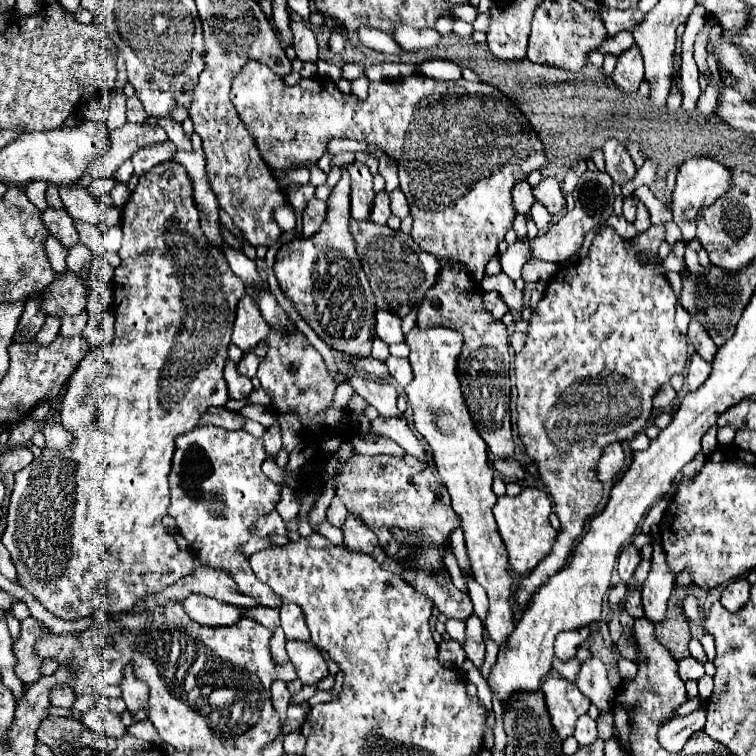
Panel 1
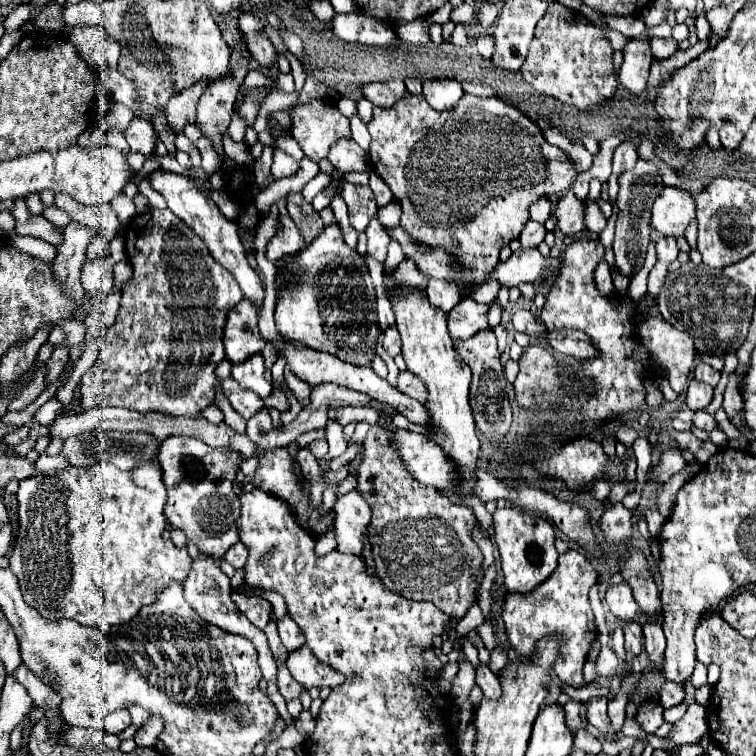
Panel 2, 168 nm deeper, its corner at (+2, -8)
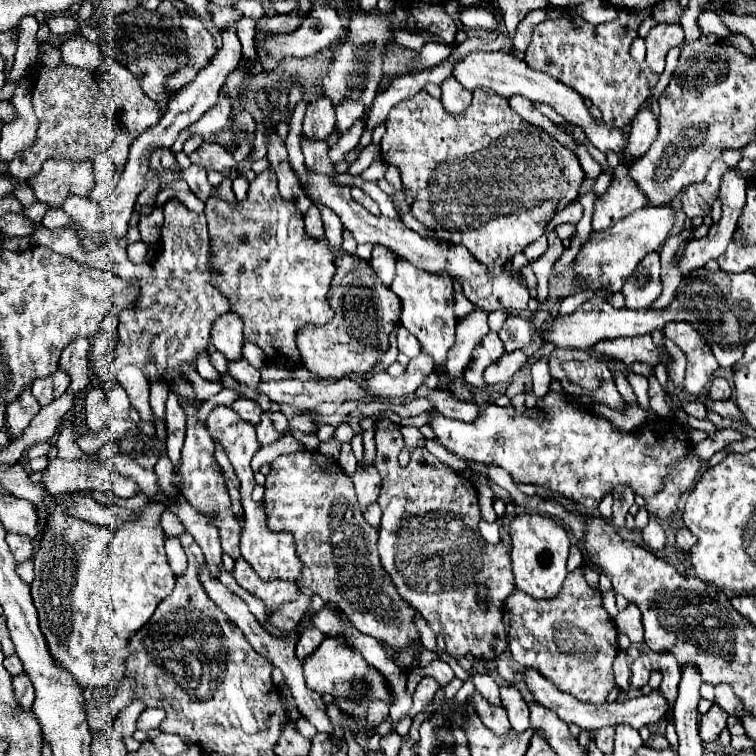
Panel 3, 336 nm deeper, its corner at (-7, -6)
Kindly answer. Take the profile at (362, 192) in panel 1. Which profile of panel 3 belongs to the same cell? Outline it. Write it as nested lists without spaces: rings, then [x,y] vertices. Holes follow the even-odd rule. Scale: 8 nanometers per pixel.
[[[351,187],[351,195],[353,195],[353,199],[357,201],[357,203],[361,203],[369,213],[373,213],[373,215],[379,215],[379,205],[363,191],[363,189],[359,189],[359,187]]]

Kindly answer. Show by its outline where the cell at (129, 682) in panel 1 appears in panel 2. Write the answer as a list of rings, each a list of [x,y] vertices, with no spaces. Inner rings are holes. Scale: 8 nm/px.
[[[150,717],[148,725],[136,731],[134,741],[138,747],[154,747],[158,743],[158,735],[162,731],[162,719],[160,717]]]

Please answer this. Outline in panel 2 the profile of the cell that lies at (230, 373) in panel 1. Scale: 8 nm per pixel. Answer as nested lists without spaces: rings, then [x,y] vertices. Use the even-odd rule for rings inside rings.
[[[232,377],[222,379],[222,389],[224,389],[224,395],[230,399],[234,411],[244,419],[250,419],[250,415],[256,415],[264,407],[262,397],[258,393],[238,387],[238,383]]]

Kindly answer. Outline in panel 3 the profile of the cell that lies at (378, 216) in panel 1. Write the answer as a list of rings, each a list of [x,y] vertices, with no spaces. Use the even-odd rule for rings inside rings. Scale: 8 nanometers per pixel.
[[[375,245],[373,247],[373,257],[371,257],[371,267],[375,269],[375,273],[379,275],[379,279],[383,281],[383,285],[391,285],[391,281],[395,279],[395,265],[397,265],[397,255],[391,253],[387,247],[383,245]]]

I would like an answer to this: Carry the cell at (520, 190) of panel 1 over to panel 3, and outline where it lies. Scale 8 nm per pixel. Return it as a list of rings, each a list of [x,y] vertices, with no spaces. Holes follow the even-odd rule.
[[[573,201],[571,205],[563,207],[561,211],[557,211],[557,213],[553,215],[553,219],[547,223],[547,231],[551,231],[555,225],[561,225],[561,223],[573,223],[573,225],[575,225],[575,223],[581,219],[581,215],[583,215],[581,203],[579,203],[579,201]]]

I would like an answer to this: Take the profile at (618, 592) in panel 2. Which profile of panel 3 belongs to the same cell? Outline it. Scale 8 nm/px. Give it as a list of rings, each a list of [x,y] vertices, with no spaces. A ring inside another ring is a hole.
[[[629,603],[623,611],[619,611],[619,615],[615,617],[615,625],[631,639],[631,643],[643,643],[643,623],[639,607],[635,603]]]

